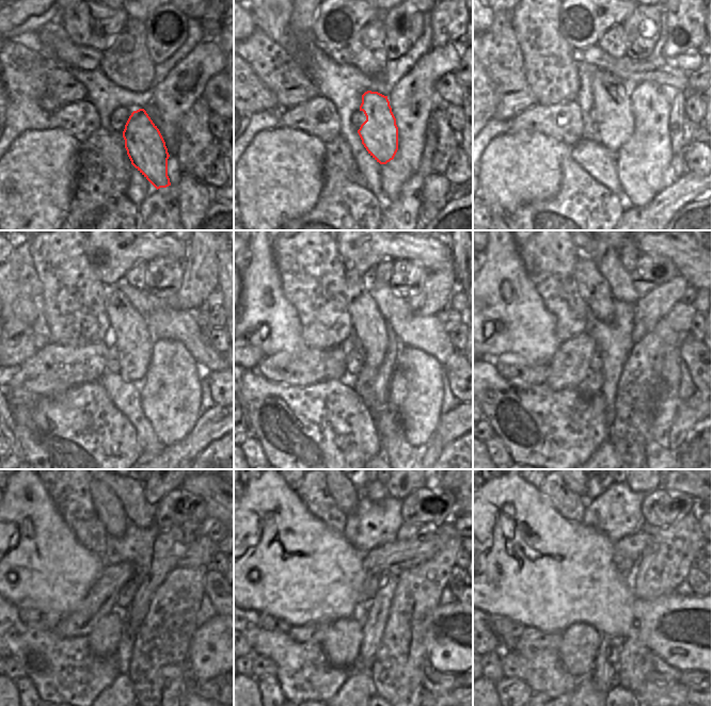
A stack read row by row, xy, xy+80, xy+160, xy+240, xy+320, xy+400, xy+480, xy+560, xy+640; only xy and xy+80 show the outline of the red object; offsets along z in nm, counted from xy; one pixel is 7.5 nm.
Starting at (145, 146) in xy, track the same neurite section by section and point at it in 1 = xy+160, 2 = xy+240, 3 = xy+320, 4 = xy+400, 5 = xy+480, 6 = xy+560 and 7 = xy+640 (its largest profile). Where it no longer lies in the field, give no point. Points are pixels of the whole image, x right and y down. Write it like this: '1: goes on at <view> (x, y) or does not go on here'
1: goes on at xy+160 (611, 95)
2: goes on at xy+240 (129, 329)
3: goes on at xy+320 (369, 327)
4: goes on at xy+400 (594, 288)
5: goes on at xy+480 (108, 507)
6: goes on at xy+560 (346, 496)
7: goes on at xy+640 (581, 491)

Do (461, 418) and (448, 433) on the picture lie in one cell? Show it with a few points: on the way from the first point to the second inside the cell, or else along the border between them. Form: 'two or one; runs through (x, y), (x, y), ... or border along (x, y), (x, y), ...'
one; runs through (458, 421), (449, 430)

